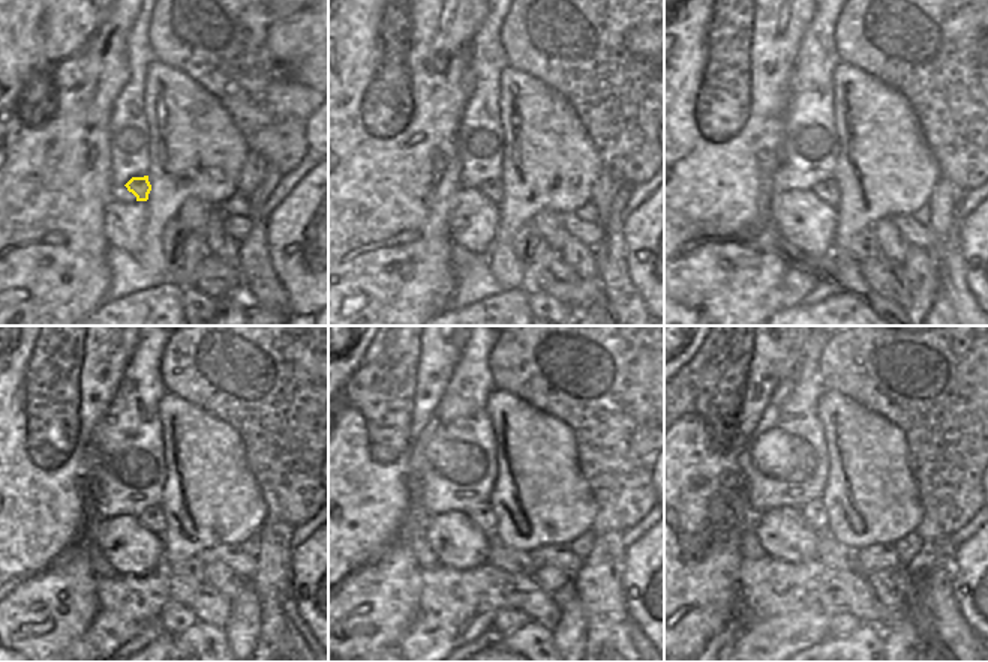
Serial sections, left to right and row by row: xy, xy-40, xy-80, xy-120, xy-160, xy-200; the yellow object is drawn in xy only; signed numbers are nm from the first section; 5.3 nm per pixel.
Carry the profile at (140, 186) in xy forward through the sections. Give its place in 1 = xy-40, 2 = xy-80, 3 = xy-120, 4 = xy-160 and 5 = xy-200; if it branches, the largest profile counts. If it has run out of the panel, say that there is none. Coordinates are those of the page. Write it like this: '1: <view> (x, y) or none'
1: xy-40 (492, 189)
2: xy-80 (826, 189)
3: xy-120 (152, 518)
4: xy-160 (483, 515)
5: xy-200 (814, 515)

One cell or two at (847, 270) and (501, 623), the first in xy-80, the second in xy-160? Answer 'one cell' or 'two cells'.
one cell

